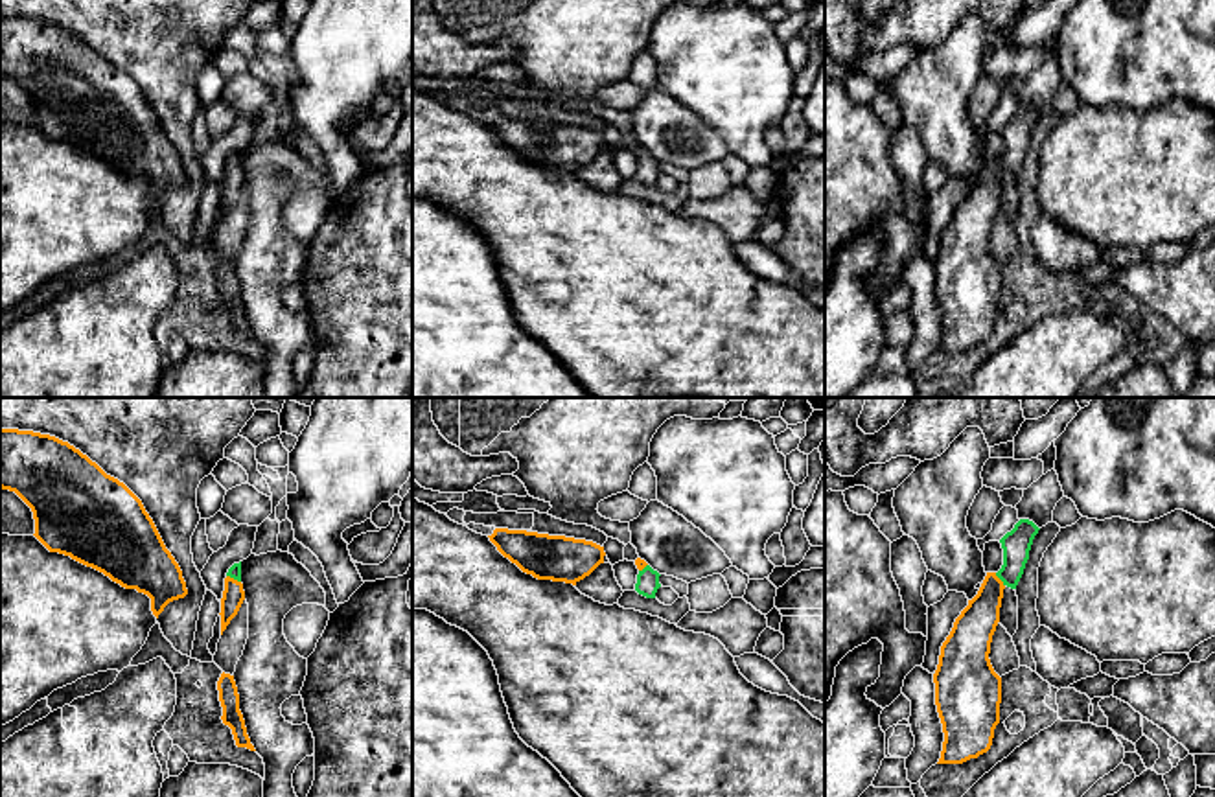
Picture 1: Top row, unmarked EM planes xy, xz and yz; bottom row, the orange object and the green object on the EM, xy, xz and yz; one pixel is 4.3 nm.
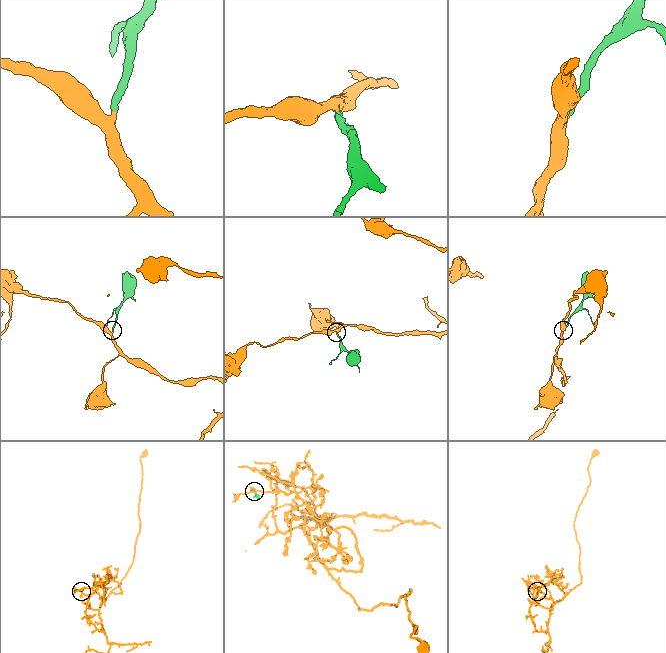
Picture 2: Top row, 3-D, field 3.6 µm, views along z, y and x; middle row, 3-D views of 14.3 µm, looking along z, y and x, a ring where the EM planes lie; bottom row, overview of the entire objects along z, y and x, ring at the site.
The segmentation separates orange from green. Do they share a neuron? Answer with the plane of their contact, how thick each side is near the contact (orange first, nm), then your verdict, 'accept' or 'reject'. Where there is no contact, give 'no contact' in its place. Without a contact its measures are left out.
meets orange in yz; 180 nm thick on the orange side, 130 nm on the other; accept

